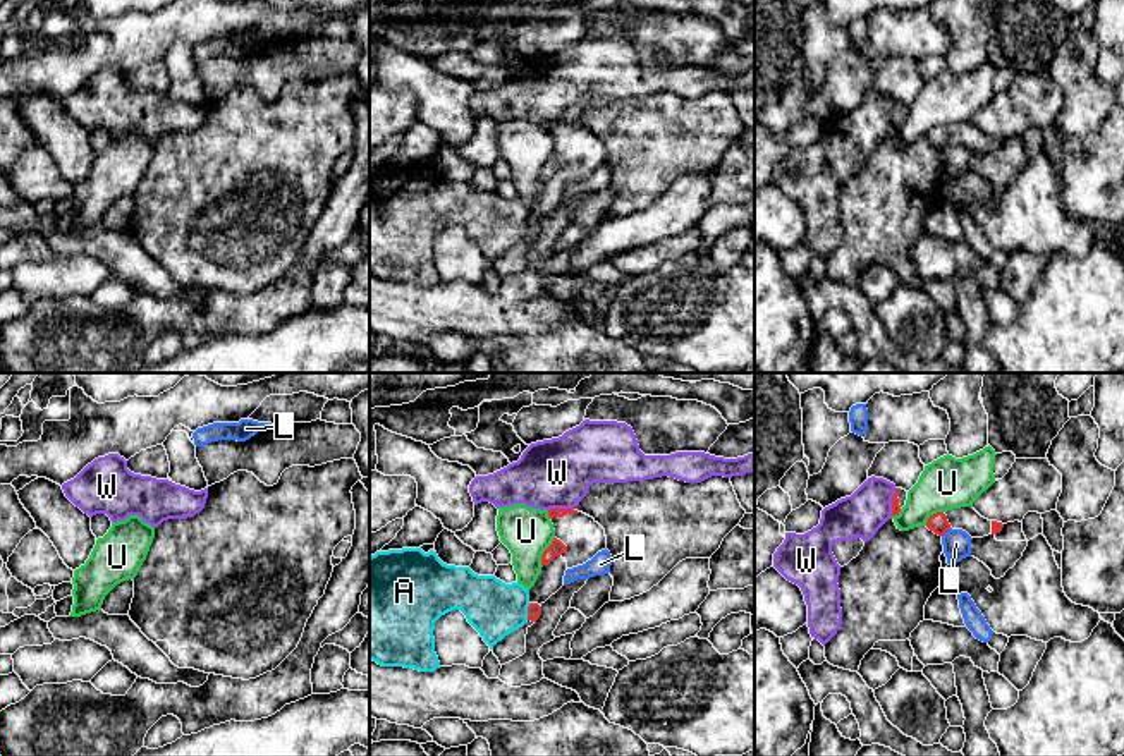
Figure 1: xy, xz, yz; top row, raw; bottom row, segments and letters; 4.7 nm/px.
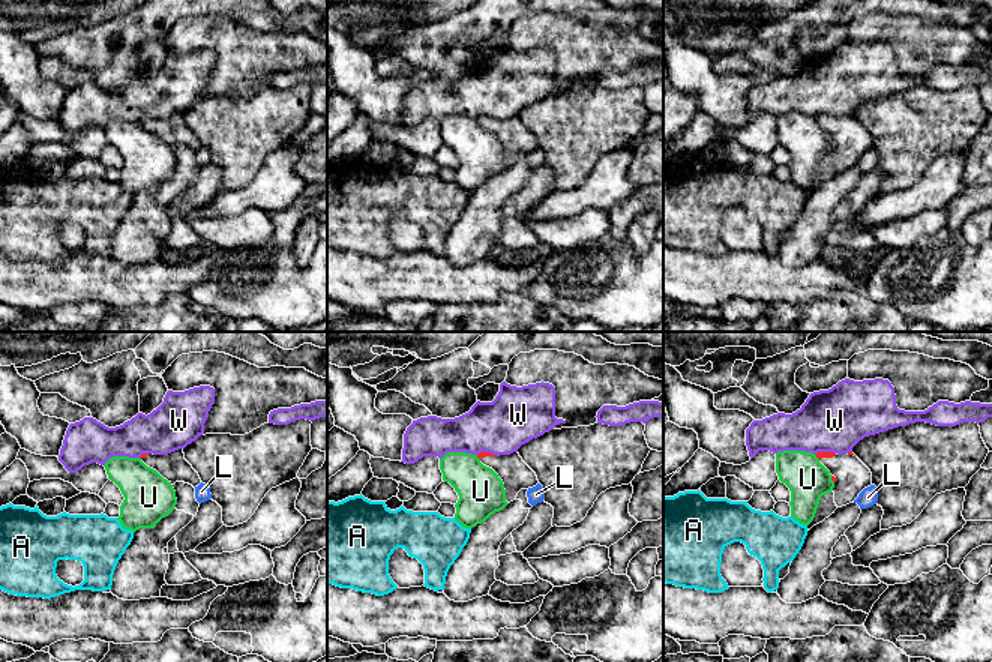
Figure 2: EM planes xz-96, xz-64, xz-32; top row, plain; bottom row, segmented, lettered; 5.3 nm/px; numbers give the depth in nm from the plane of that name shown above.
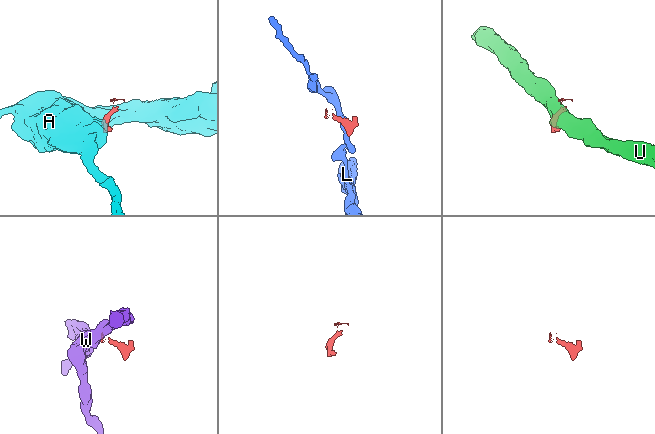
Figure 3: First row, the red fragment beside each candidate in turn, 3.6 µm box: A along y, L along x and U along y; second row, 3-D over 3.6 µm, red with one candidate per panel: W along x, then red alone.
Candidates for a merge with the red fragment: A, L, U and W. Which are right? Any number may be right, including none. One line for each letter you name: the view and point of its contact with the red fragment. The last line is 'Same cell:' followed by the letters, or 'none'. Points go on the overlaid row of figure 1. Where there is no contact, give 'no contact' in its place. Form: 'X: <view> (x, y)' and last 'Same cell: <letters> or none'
Same cell: none

